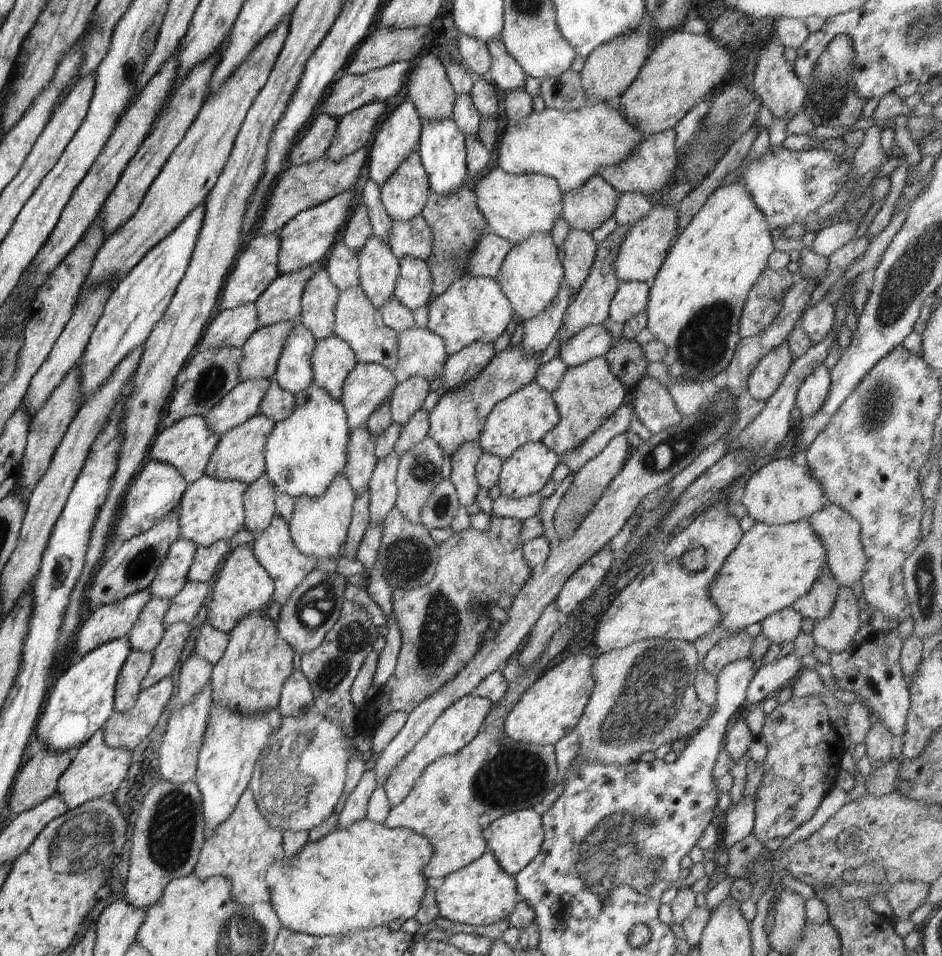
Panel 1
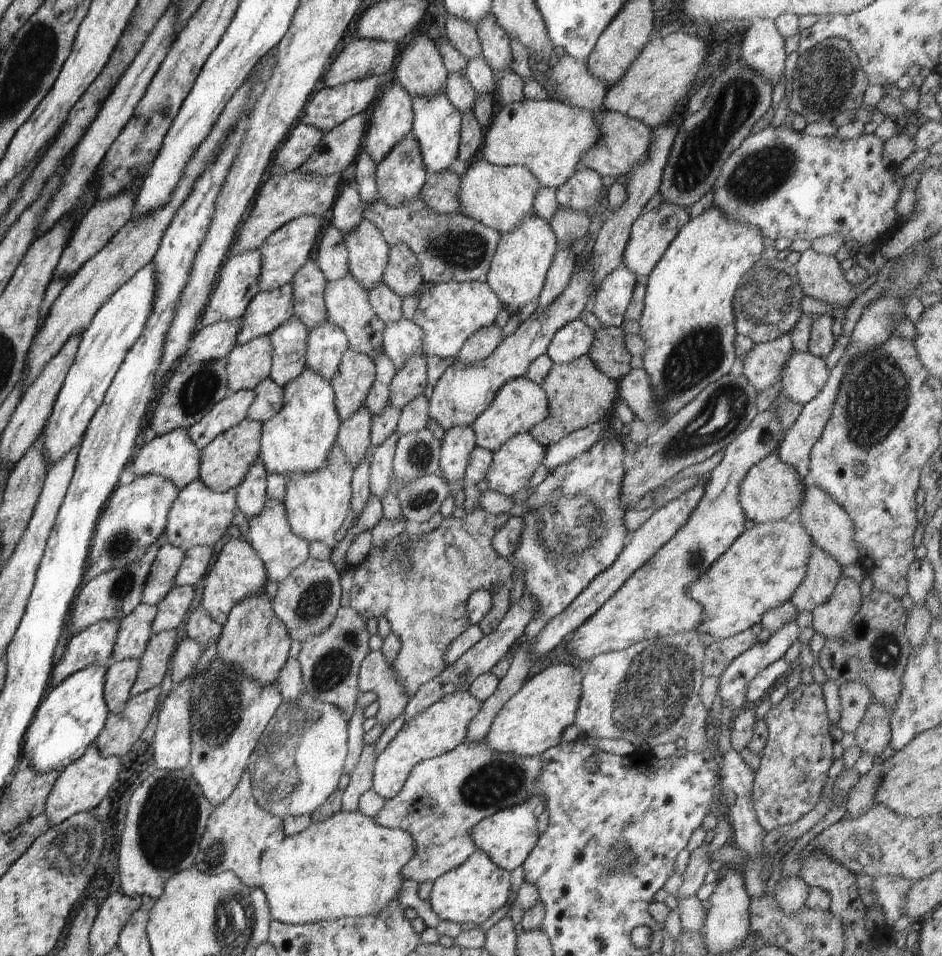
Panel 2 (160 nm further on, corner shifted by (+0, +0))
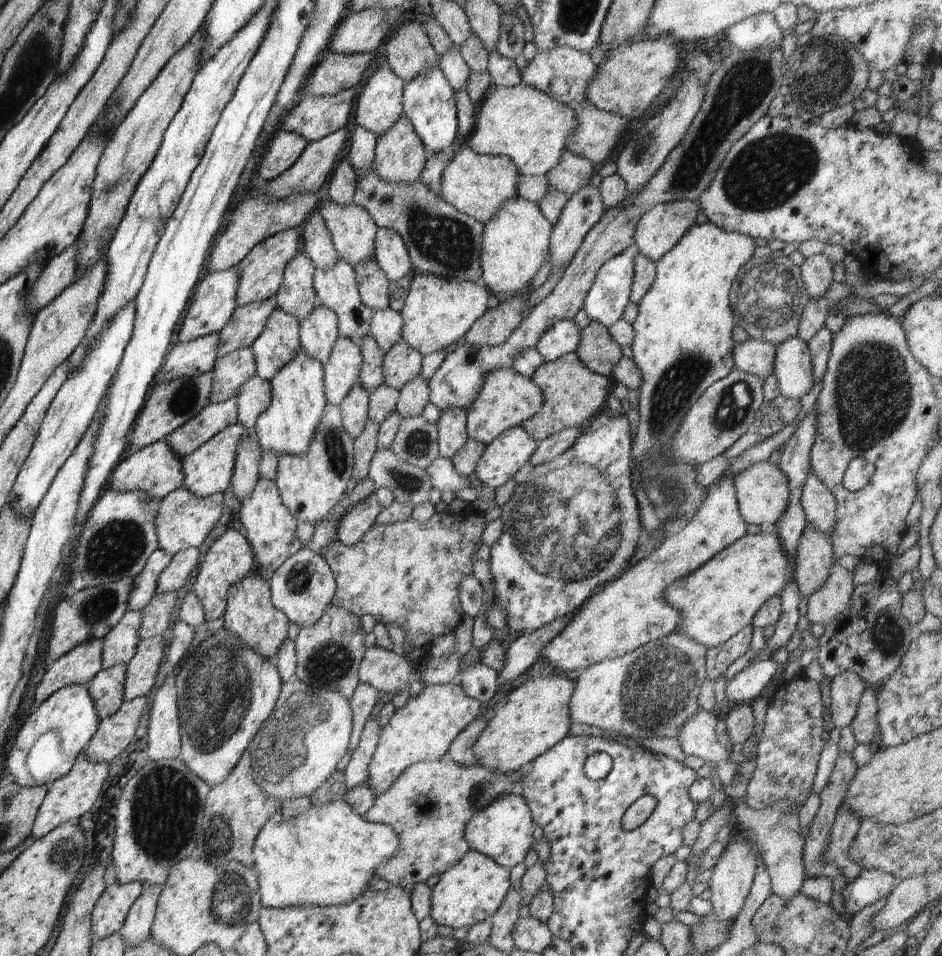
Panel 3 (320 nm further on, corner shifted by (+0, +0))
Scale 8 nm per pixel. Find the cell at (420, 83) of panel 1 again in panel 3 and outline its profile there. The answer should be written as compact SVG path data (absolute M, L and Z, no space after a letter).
M405 21L390 36L386 44L386 58L388 58L388 66L397 74L404 82L416 78L416 76L429 71L434 65L439 66L439 54L430 44L428 35L424 32L424 28L416 21Z

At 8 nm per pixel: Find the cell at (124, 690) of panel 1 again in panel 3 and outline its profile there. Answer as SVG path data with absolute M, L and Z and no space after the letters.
M126 663L115 664L102 669L86 684L100 721L118 712L122 706L126 669Z

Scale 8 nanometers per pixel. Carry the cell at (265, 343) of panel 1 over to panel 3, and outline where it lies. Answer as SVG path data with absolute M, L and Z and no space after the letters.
M250 347L235 350L222 358L217 358L209 394L210 404L221 403L230 397L236 397L241 384L256 375L255 372L255 358Z

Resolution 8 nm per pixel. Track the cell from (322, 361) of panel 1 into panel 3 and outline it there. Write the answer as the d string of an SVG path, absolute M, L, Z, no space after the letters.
M318 305L305 319L299 321L301 348L306 351L311 359L318 360L322 366L326 364L328 357L331 356L332 347L339 336L337 316L327 306Z

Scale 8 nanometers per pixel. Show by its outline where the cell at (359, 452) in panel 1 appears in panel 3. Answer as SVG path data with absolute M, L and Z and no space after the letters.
M360 382L356 383L340 404L346 432L355 440L369 419L369 394Z

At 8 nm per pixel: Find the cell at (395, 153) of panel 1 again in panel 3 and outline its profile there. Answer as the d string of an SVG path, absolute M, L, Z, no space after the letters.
M377 67L355 100L356 122L376 136L403 114L404 81L391 68Z

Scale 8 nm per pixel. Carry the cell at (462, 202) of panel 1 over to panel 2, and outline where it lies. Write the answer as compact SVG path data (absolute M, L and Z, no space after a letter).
M451 169L439 173L427 173L427 179L422 187L420 198L427 207L435 213L460 213L460 203L457 197L459 176Z

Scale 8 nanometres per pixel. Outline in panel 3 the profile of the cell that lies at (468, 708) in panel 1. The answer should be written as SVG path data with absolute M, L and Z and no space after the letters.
M457 681L426 685L402 708L396 709L381 730L374 756L368 765L369 775L365 784L377 797L386 792L411 764L445 758L452 741L482 714L481 707L477 700L466 696Z

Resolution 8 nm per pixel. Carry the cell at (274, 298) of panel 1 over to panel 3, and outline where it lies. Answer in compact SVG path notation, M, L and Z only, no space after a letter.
M275 298L236 307L226 326L219 332L217 358L250 347L263 331L274 309L278 309Z

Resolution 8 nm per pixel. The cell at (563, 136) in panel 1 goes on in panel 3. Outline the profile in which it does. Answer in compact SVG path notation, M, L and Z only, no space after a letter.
M525 83L513 87L492 86L476 110L474 128L465 144L481 155L507 156L516 165L520 175L537 177L548 174L562 159L566 150L565 140L574 127L577 127L577 120L573 110L540 89Z

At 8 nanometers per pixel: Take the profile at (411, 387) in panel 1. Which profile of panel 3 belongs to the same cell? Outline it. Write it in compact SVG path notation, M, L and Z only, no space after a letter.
M406 342L395 344L383 356L383 383L399 391L407 382L420 375L422 358Z

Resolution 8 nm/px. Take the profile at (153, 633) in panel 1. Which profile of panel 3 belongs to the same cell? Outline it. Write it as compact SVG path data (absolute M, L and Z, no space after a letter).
M126 611L120 622L103 638L102 668L126 663L136 654L139 643L138 629L142 622L141 611Z

